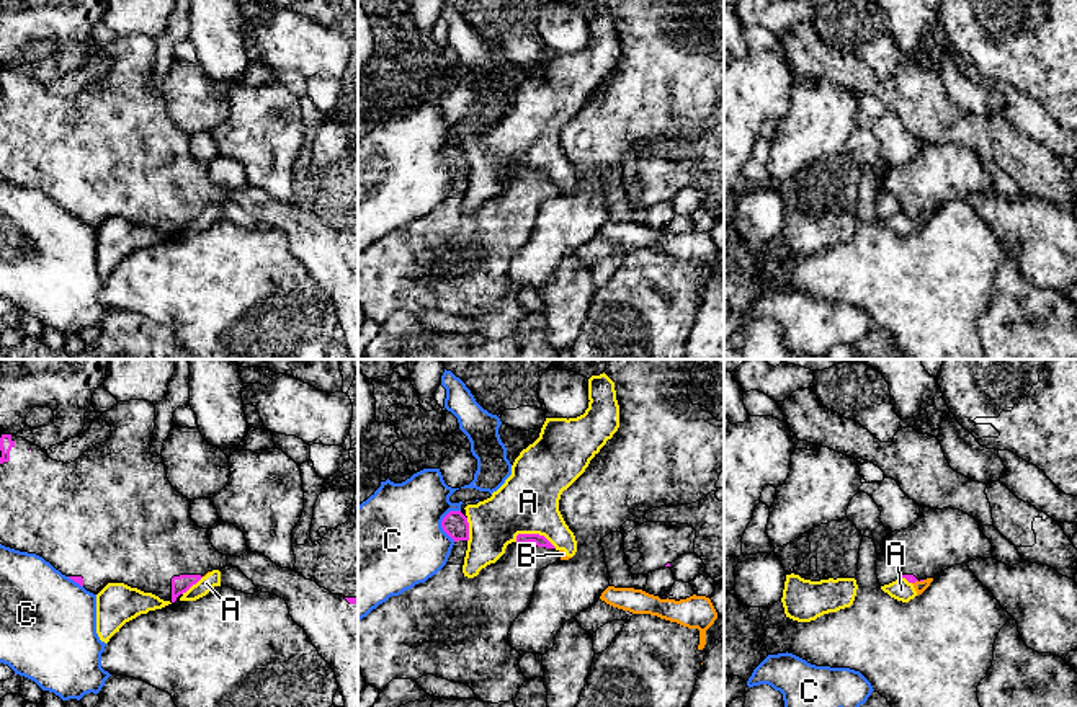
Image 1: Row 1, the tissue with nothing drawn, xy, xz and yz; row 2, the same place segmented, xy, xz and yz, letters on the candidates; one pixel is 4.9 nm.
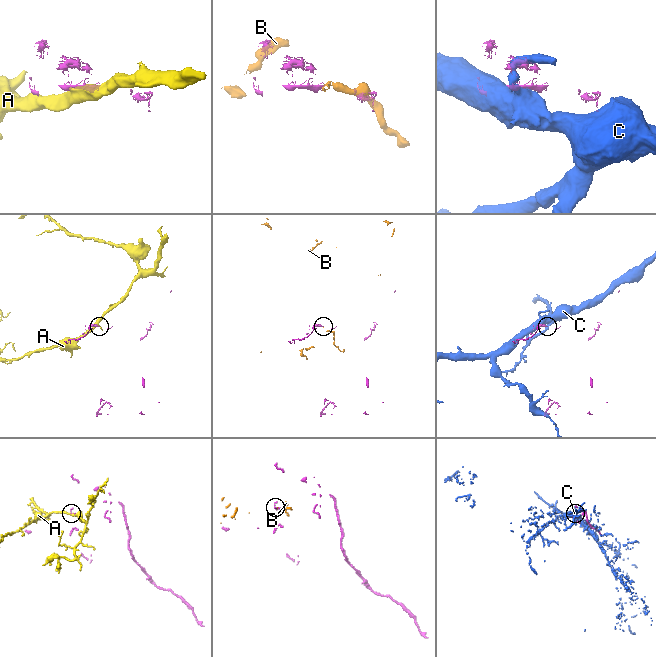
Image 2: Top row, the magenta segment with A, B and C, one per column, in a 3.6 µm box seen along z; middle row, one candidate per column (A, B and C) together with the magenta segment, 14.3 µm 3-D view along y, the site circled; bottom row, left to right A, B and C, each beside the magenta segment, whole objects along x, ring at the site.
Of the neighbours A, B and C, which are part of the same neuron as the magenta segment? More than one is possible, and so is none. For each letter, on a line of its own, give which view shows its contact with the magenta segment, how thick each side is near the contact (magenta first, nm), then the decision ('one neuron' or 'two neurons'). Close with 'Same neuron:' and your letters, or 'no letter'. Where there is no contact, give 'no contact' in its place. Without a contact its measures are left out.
A: meets magenta in xz; 60 nm thick on the magenta side, 300 nm on the other; two neurons
B: meets magenta in yz; 50 nm thick on the magenta side, 60 nm on the other; two neurons
C: meets magenta in xz; 120 nm thick on the magenta side, 480 nm on the other; two neurons
Same neuron: no letter

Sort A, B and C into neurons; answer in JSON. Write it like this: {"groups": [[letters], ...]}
{"groups": [["A", "B"], ["C"]]}

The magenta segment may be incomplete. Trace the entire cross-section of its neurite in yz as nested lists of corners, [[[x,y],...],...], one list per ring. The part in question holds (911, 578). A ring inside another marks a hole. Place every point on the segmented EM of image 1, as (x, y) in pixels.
[[[920,506],[918,519],[910,527],[889,534],[884,555],[909,583],[935,578],[976,558],[994,558],[992,544],[972,516],[927,506]]]

